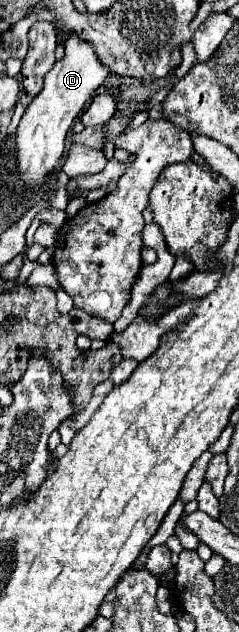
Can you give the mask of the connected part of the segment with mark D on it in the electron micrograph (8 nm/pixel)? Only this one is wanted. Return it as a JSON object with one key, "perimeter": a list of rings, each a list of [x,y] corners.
{"perimeter":[[[72,33],[64,41],[64,51],[66,51],[64,57],[58,59],[54,67],[46,73],[42,91],[26,107],[20,125],[16,129],[16,153],[18,153],[22,183],[26,189],[32,191],[38,189],[48,177],[48,173],[54,171],[54,167],[62,157],[68,129],[72,127],[74,119],[80,115],[92,93],[110,75],[110,69],[98,59],[94,47],[76,33]]]}

